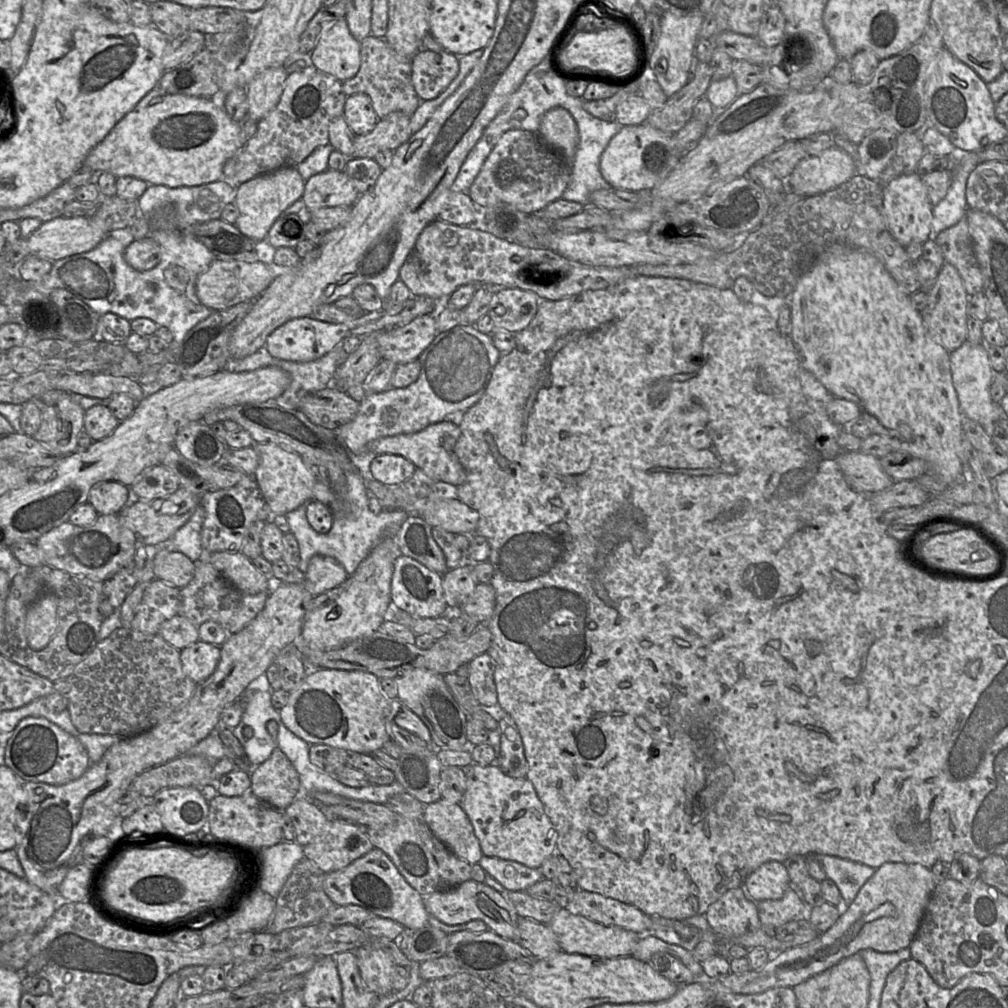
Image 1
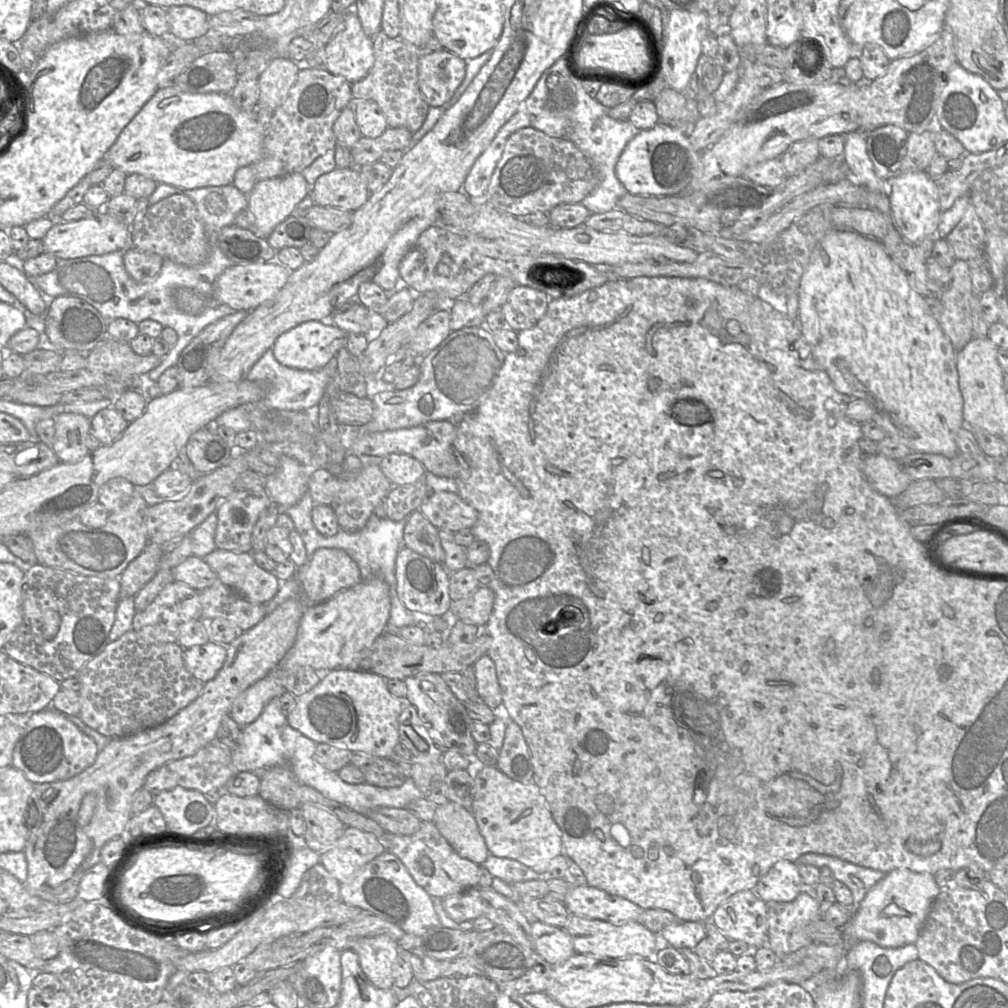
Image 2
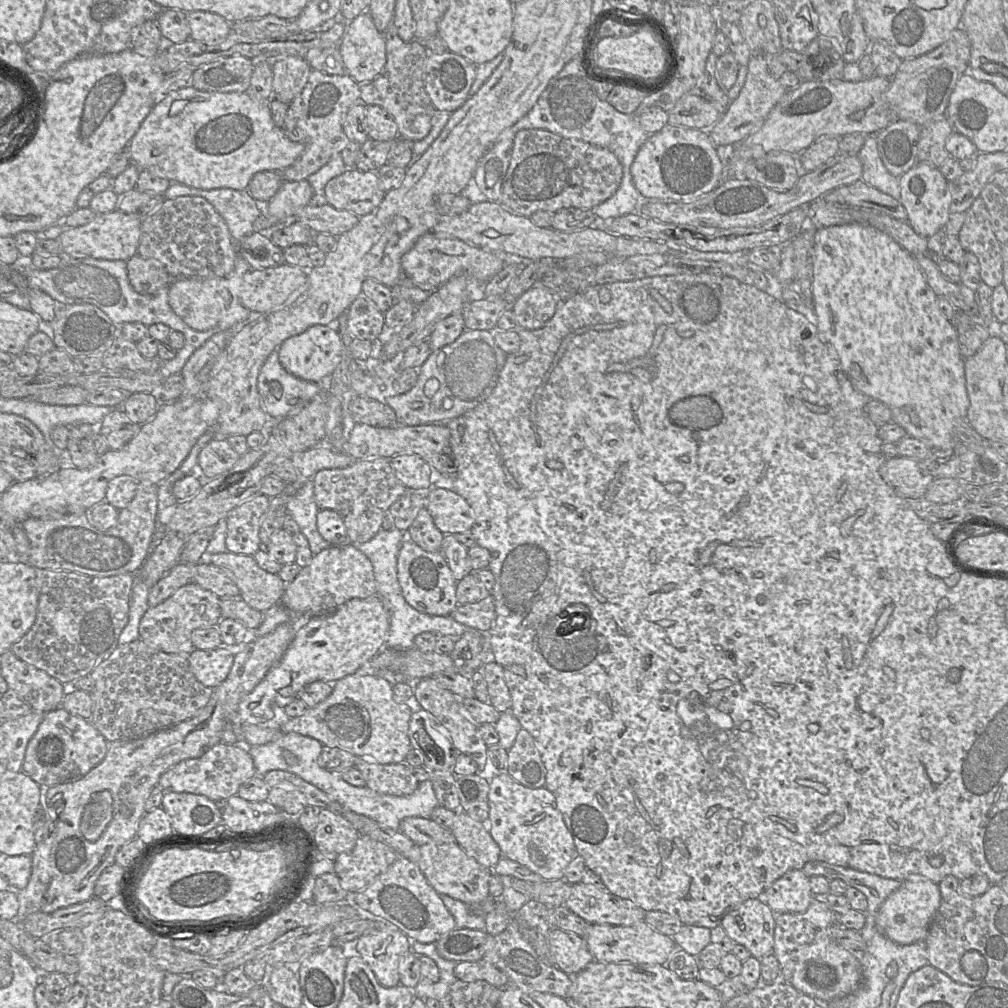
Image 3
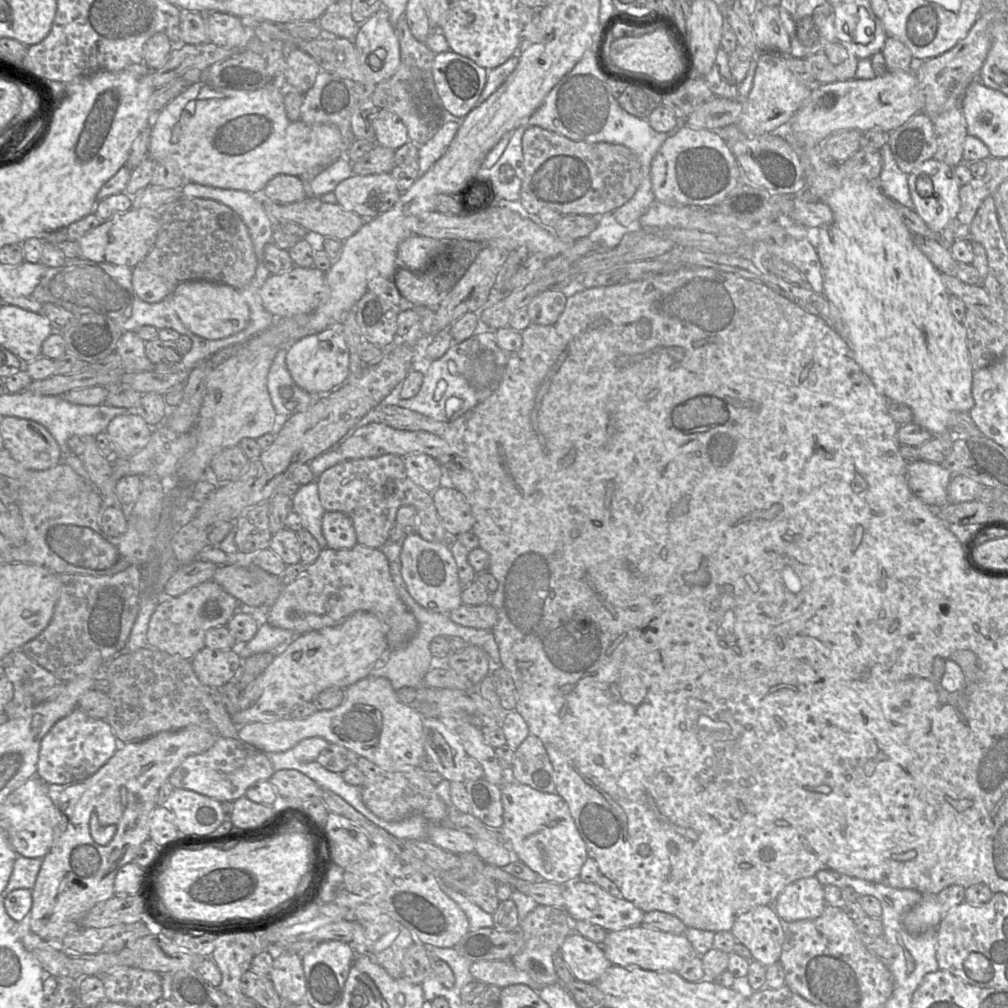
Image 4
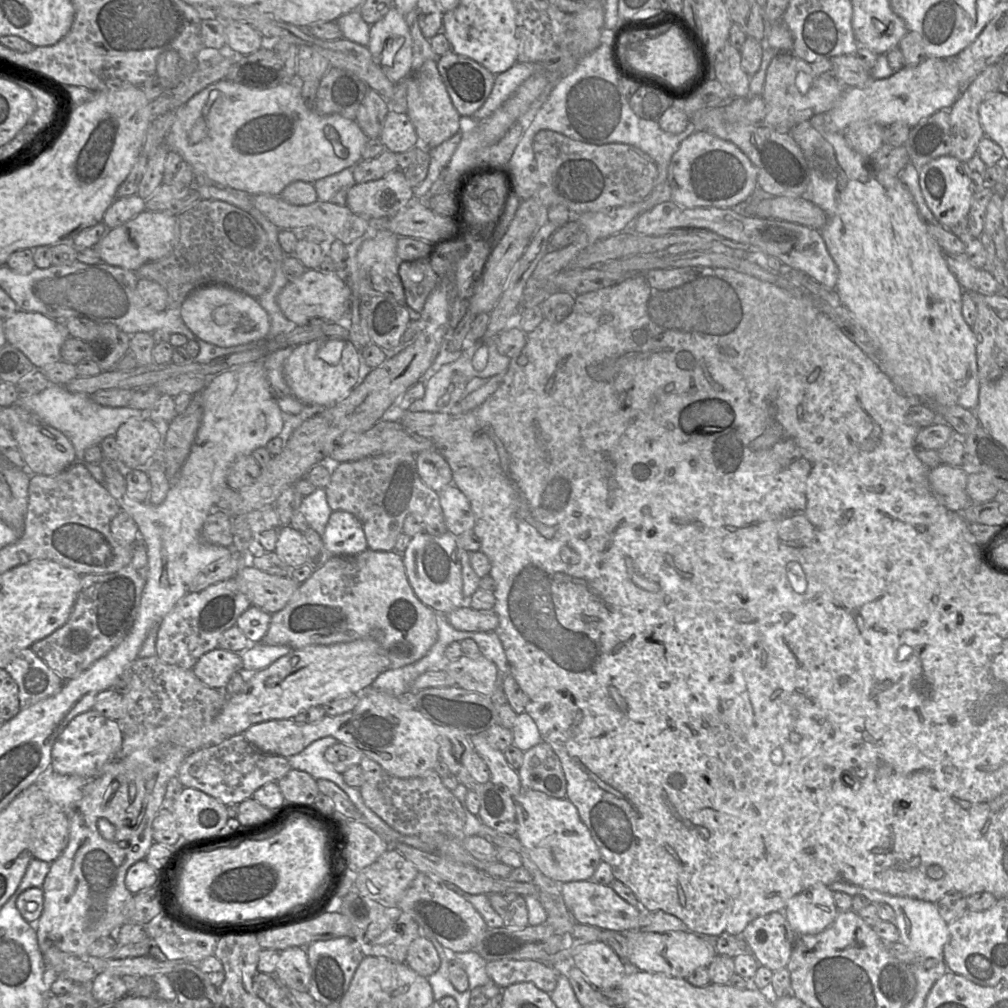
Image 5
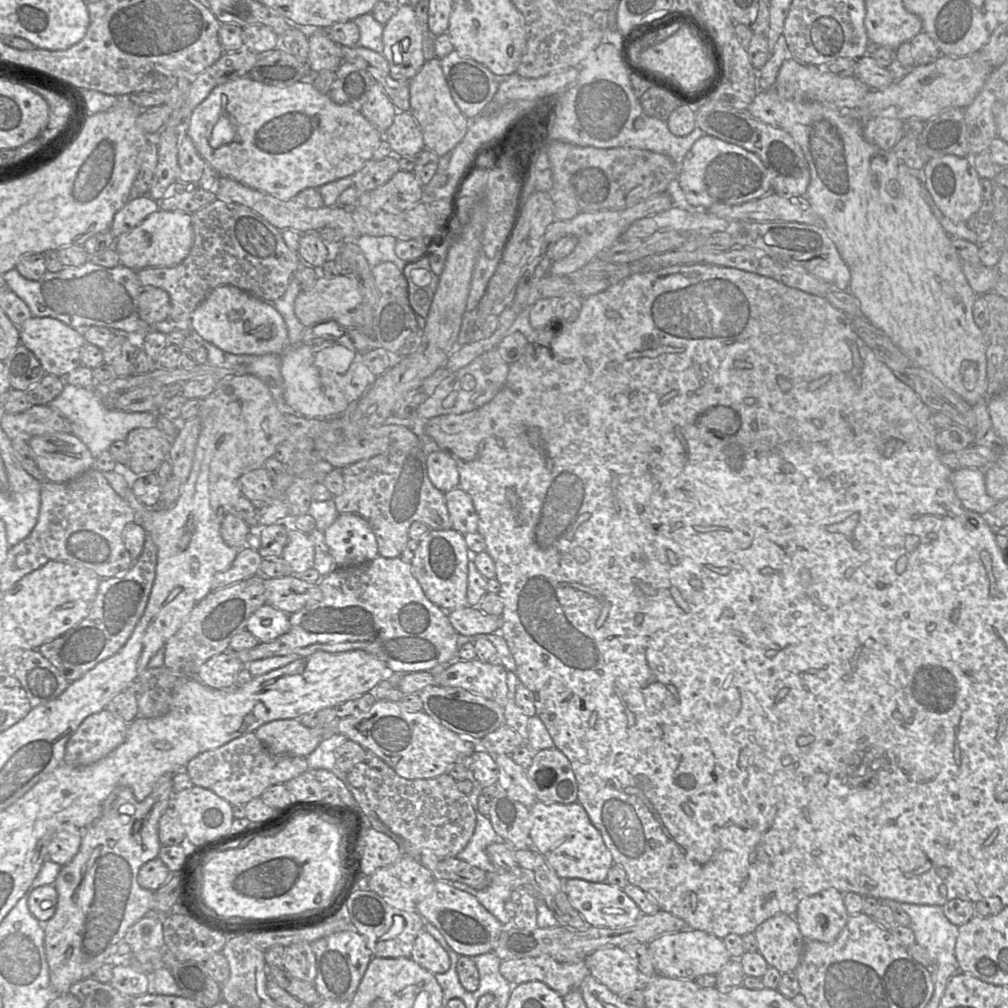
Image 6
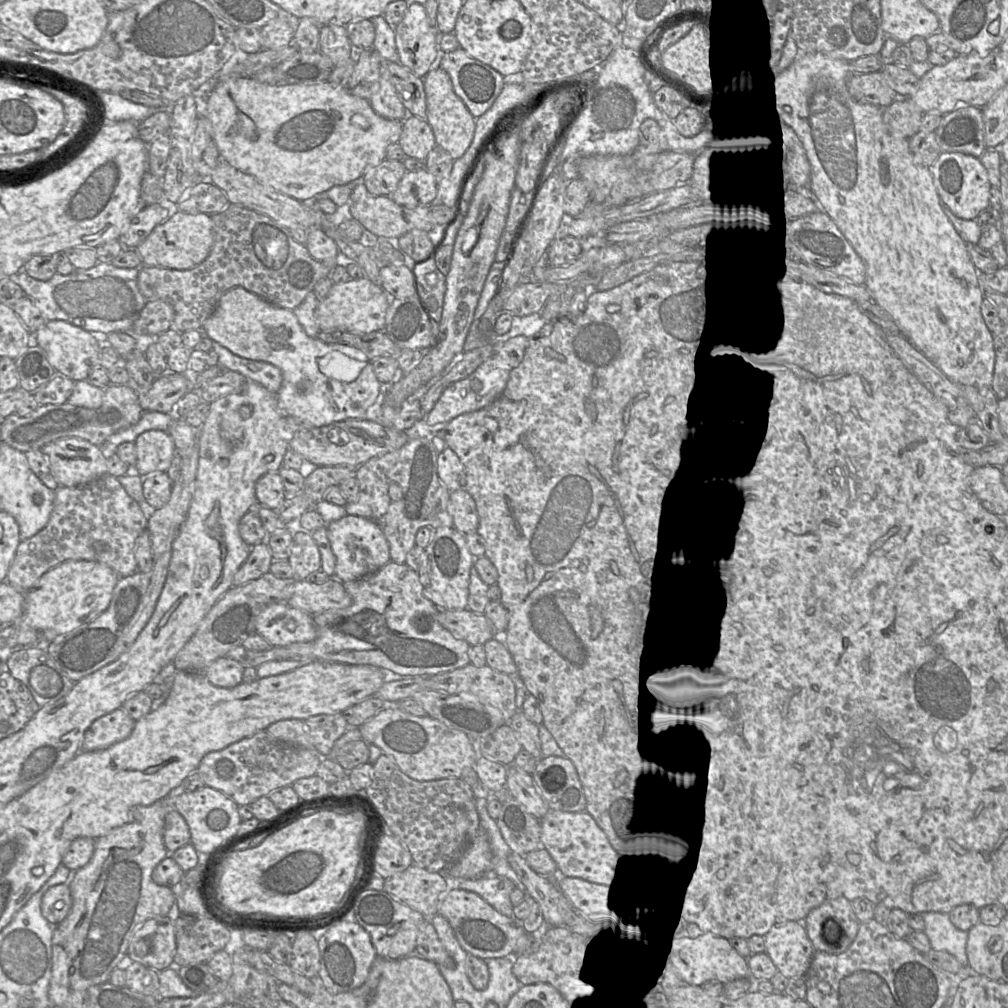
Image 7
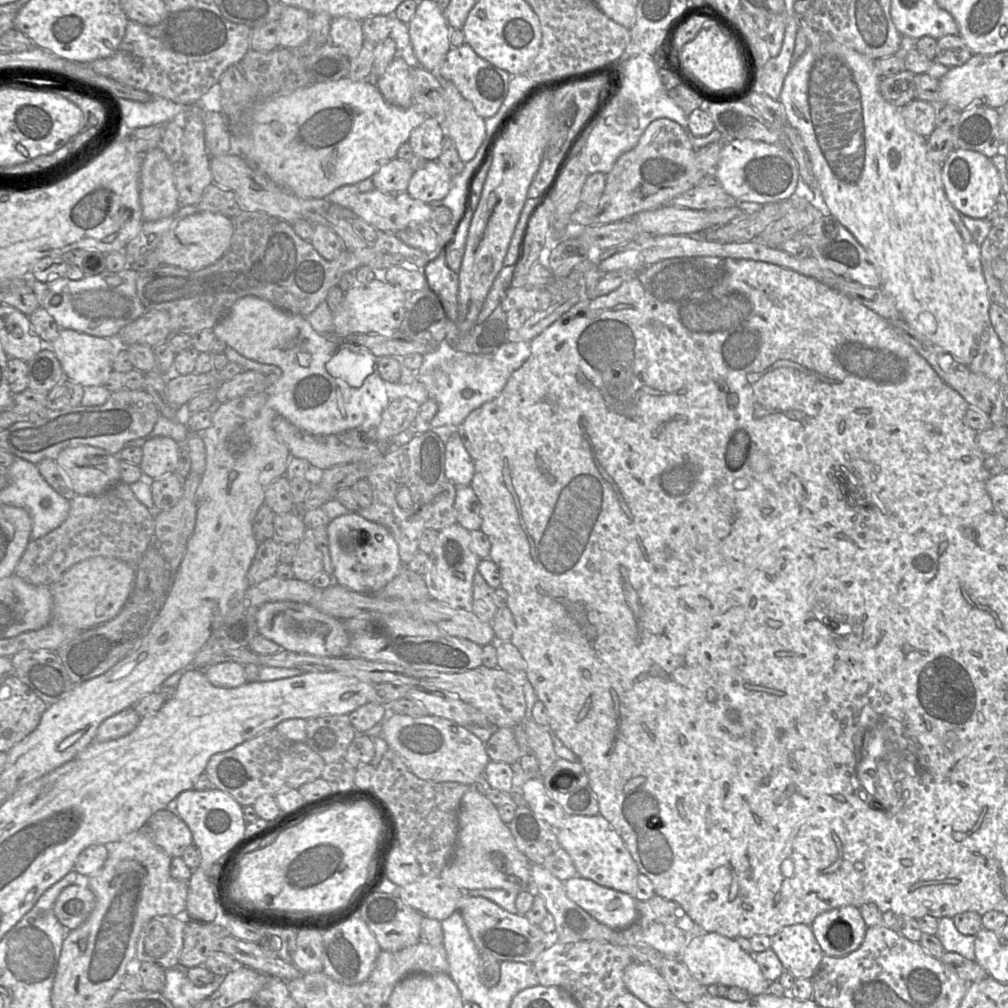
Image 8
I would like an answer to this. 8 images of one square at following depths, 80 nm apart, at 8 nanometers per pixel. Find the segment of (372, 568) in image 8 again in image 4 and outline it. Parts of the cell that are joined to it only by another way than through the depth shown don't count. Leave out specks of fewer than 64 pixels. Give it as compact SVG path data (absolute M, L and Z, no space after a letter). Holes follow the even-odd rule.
M326 511L322 518L322 533L327 548L350 549L357 544L357 537L350 518L342 512Z

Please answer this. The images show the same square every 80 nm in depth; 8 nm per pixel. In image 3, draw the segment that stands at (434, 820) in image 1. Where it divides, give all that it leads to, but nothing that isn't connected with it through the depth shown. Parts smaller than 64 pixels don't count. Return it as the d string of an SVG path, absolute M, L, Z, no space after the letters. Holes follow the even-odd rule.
M463 811L455 813L457 816L450 829L458 845L478 863L493 869L503 856L486 825L472 819Z

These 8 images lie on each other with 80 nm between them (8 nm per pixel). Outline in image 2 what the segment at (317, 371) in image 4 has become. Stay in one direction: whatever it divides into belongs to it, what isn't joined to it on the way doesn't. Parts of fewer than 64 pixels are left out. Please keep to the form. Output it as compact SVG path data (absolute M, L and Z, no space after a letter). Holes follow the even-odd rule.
M317 320L303 322L282 333L271 350L276 360L284 366L299 370L315 370L325 366L339 349L346 344L350 334L335 325L327 325Z

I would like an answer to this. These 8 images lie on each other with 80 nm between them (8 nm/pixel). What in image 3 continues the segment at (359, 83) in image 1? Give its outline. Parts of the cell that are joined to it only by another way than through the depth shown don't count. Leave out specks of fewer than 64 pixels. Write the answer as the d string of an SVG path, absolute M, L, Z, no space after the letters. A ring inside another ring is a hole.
M393 24L382 34L386 42L386 64L374 80L360 84L359 102L387 110L397 123L400 138L413 144L428 135L437 111L424 83L425 62L430 52L419 41L402 40Z

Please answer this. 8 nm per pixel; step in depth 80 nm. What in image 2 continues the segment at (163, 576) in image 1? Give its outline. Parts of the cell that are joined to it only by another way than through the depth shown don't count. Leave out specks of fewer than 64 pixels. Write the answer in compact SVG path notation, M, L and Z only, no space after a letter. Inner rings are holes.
M190 556L172 568L172 574L175 581L184 582L197 591L210 587L219 580L208 564L196 556Z

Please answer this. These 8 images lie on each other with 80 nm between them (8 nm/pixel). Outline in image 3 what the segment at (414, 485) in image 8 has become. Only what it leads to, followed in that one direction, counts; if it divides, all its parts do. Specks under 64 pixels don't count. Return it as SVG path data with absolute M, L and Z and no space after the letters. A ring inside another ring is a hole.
M384 457L358 460L346 468L323 469L318 471L311 480L314 484L314 496L319 509L329 509L339 513L351 544L365 543L371 540L382 529L383 518L391 505L407 490L415 490L408 489L401 483L390 465L389 458ZM422 507L415 520L407 530L407 537L421 549L442 553L443 533L435 526L426 507Z

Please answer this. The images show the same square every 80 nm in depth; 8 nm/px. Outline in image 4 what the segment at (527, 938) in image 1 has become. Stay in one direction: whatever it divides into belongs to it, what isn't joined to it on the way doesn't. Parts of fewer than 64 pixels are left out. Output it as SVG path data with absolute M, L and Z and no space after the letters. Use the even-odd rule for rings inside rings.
M577 933L565 939L560 953L574 978L581 982L596 983L611 966L600 945Z

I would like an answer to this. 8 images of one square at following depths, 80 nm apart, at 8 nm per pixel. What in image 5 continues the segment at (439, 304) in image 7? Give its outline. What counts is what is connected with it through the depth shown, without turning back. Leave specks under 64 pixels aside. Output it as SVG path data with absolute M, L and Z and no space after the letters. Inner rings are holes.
M427 259L399 262L398 274L404 287L406 305L414 312L420 313L428 296L441 279Z

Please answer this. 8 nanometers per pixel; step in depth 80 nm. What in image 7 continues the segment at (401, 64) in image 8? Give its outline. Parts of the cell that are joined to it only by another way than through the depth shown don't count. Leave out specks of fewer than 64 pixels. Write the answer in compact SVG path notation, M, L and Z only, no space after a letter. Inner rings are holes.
M380 77L375 84L375 92L369 99L372 109L380 116L392 120L404 120L408 116L394 86Z

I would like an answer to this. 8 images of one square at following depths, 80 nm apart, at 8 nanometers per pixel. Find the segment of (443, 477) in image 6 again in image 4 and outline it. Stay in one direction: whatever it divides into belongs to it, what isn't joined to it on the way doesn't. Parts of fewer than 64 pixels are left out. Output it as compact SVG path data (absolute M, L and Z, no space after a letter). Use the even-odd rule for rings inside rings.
M423 453L402 457L407 475L416 485L429 493L440 487L443 468L433 457Z

